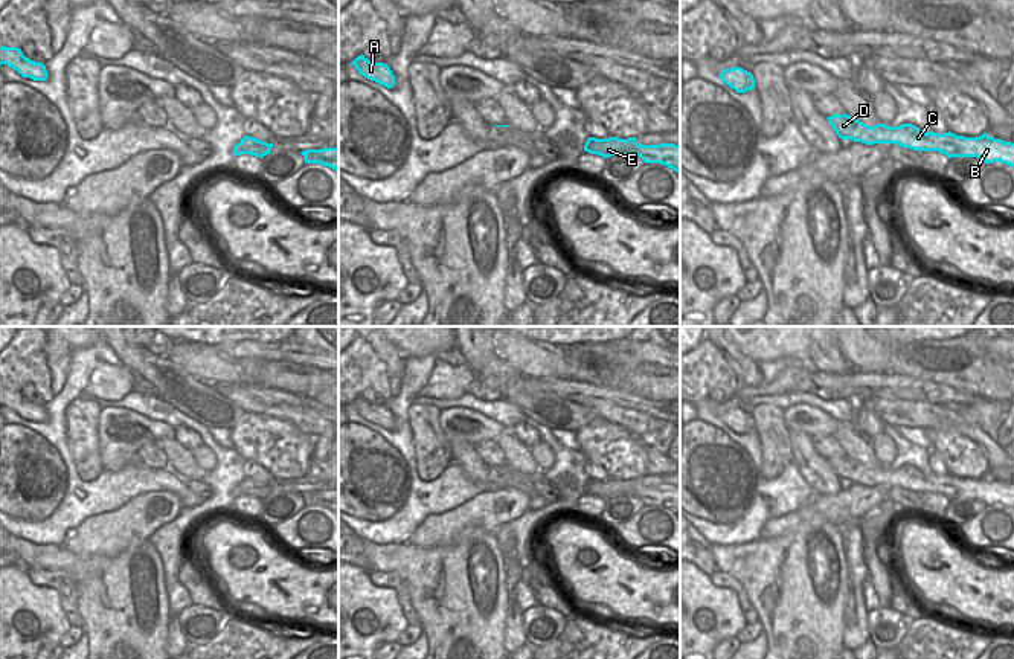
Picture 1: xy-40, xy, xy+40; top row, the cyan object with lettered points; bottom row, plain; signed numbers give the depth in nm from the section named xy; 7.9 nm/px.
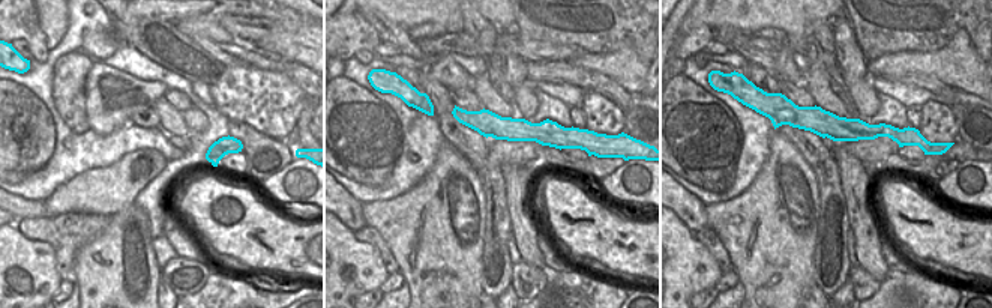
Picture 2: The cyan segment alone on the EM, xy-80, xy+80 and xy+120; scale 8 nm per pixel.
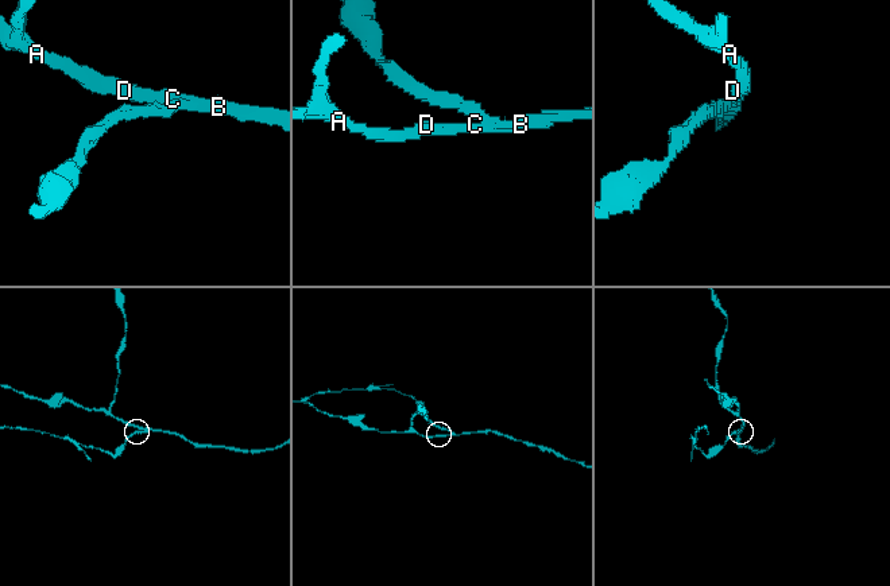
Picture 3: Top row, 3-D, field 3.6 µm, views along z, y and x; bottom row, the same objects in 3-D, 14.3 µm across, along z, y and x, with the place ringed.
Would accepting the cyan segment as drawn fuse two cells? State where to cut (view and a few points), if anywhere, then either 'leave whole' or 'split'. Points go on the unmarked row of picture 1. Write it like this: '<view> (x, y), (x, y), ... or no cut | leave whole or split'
xy (639, 485), (616, 496) | split

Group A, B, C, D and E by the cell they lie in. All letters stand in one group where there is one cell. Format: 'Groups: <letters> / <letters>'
Groups: A B C D / E.

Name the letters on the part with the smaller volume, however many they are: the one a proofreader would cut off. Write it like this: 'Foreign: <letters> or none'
Foreign: E

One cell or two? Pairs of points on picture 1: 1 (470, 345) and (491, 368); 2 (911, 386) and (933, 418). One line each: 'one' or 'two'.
1: two
2: two

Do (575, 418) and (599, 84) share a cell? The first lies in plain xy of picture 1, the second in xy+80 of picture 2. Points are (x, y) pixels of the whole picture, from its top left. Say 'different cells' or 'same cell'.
same cell

